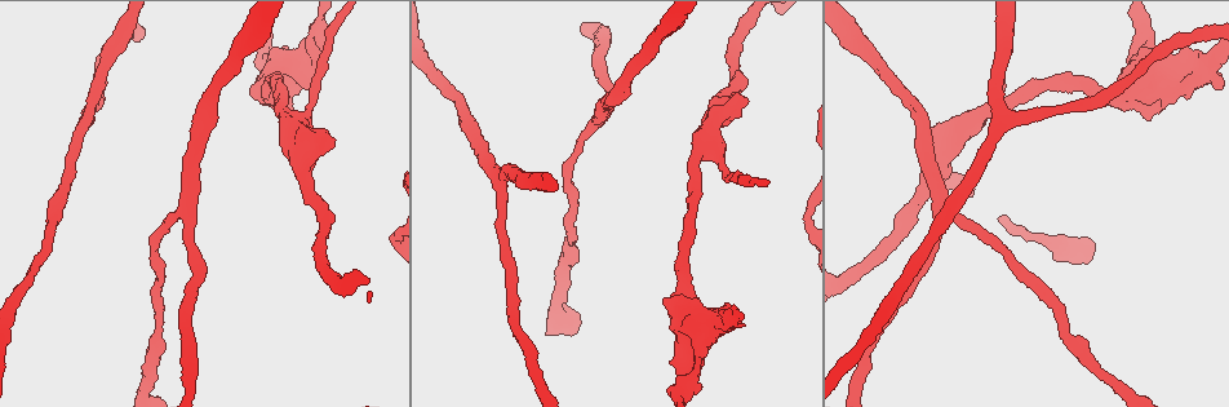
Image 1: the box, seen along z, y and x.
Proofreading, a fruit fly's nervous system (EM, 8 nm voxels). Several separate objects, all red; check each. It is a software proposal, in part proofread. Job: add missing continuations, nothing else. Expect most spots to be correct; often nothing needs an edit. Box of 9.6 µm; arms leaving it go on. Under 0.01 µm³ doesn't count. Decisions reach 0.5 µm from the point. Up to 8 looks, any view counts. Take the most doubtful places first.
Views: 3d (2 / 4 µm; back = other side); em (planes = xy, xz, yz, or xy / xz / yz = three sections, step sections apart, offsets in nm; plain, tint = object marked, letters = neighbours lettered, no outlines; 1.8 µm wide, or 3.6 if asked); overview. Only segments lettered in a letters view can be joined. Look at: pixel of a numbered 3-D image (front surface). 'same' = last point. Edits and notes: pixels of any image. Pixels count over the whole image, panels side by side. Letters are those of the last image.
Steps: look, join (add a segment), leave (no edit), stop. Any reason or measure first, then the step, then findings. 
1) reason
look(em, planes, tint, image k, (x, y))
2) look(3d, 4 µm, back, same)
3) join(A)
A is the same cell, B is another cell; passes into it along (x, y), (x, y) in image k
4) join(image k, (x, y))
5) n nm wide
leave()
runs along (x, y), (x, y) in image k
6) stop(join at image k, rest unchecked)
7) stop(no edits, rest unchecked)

thick turns thin
look(3d, 2 µm, image 1, (1149, 36))

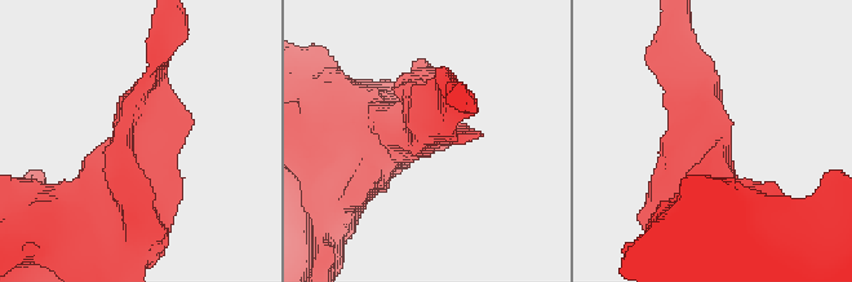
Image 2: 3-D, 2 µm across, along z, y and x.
arms of 170, 600 nm
look(em, planes, plain, image 2, (714, 128))

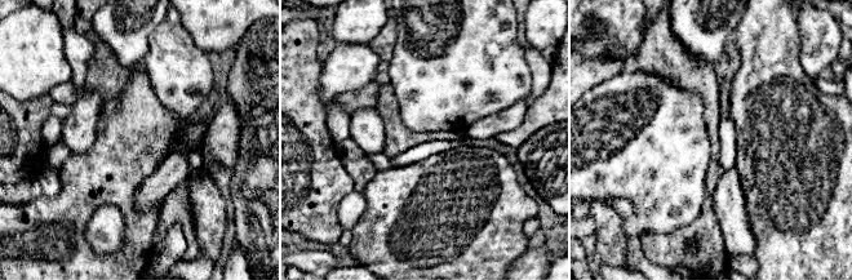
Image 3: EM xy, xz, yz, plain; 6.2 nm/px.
look(em, planes, letters, same)

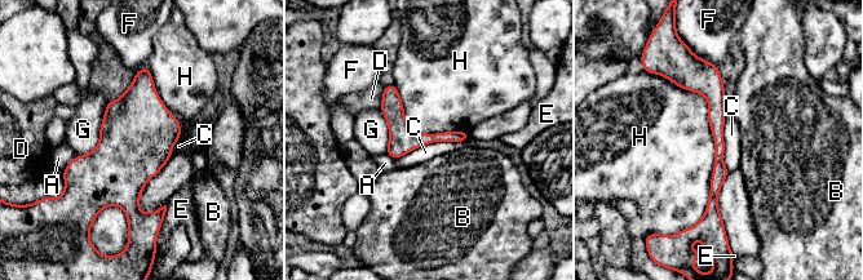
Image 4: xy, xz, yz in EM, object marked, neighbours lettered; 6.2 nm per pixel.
H touches over 950 nm
leave()
A, B, C, D, E, F, G and H are other cells; no lettered segment goes on from it

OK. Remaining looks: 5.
stops while still wide
look(em, xy, step 4, tint, image 1, (1160, 110))

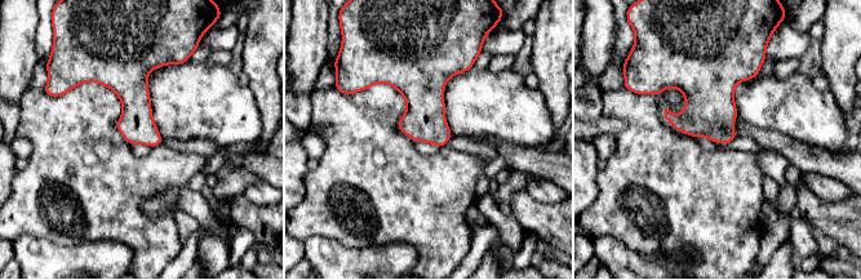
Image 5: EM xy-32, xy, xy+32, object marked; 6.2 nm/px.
look(em, xz, step 8, letters, same)

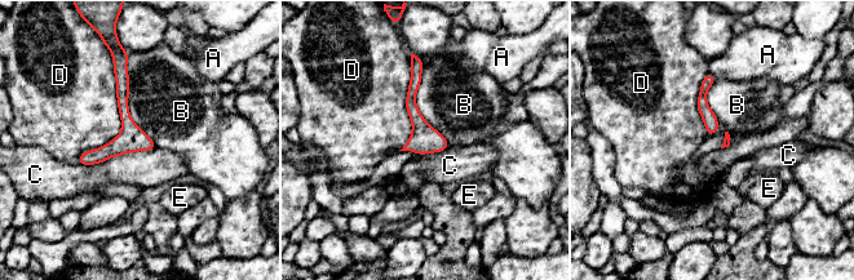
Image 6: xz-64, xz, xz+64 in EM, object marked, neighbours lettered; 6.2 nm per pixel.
D touches over 700 nm
leave()
A, B, C, D and E are other cells; no lettered segment goes on from it

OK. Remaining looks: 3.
look(3d, 2 µm, image 1, (718, 116))

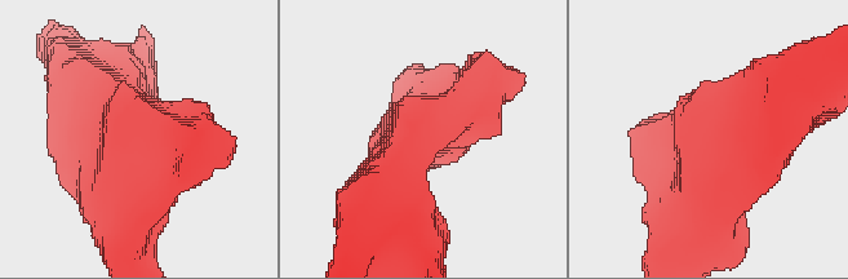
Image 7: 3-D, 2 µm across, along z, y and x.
look(em, 3.6 µm, planes, tint, image 7, (705, 142))

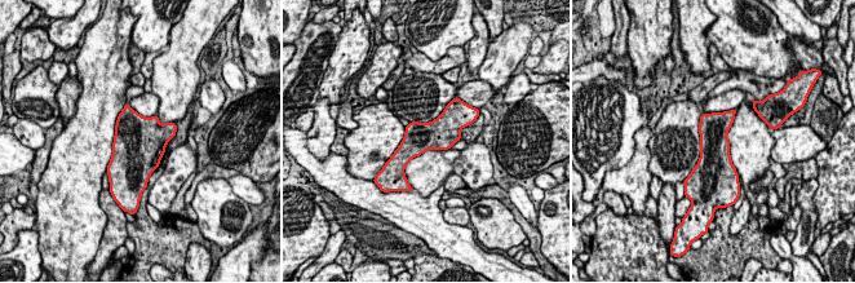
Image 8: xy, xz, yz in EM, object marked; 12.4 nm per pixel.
look(em, 3.6 µm, planes, letters, same)

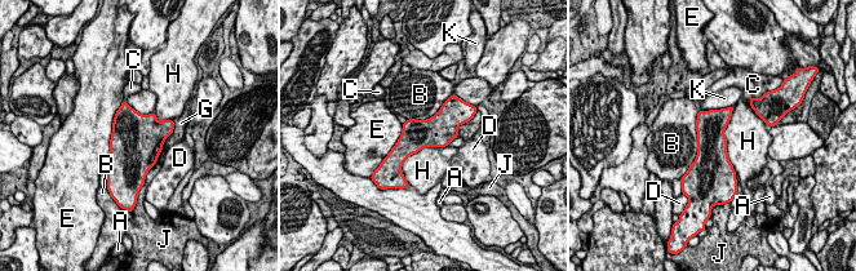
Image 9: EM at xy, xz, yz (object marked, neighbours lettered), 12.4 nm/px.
380 nm wide
leave()
A, B, C, D, E, G, H, J and K are other cells; border along (733, 106), (724, 137), (736, 174) in image 9; none of them fits

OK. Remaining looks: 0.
stop(no edits, rest unchecked)

